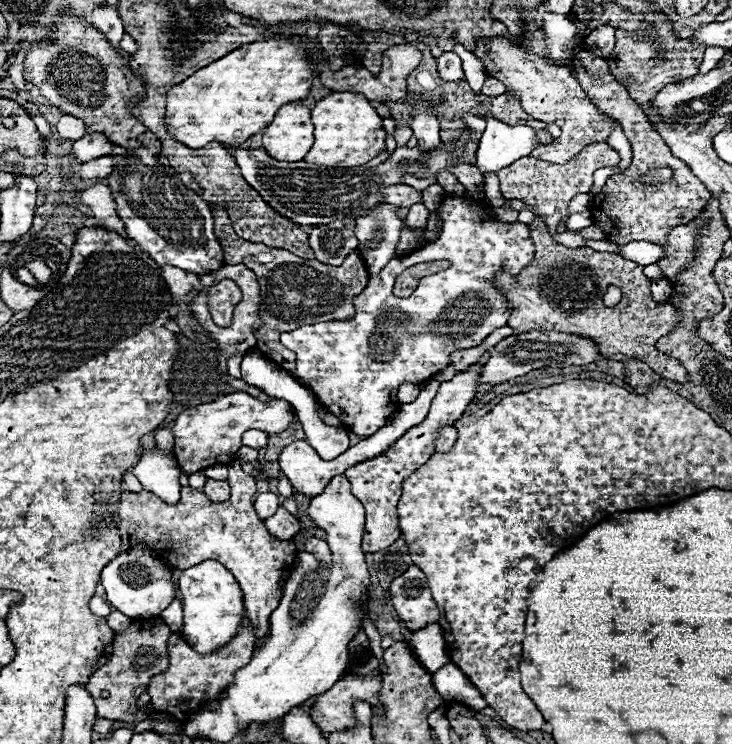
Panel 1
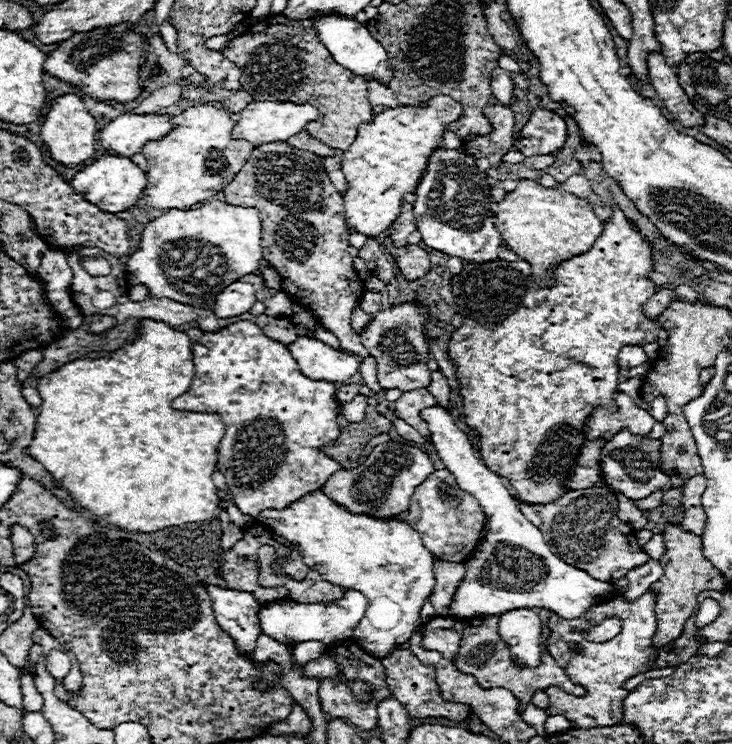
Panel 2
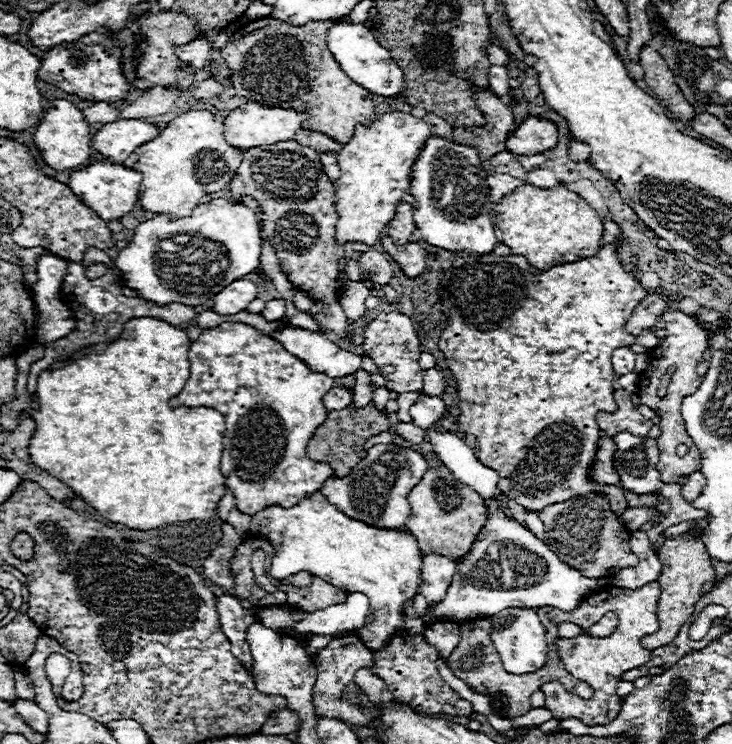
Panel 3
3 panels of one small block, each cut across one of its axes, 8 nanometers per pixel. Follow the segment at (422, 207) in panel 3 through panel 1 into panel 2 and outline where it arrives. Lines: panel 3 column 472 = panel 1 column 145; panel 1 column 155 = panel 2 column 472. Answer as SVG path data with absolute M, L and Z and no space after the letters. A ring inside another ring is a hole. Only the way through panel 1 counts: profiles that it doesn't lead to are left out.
M436 148L432 158L428 158L428 166L414 194L418 196L412 204L416 210L416 226L426 246L472 262L490 262L498 258L498 248L504 242L494 226L492 208L496 208L496 202L490 196L488 178L478 170L472 154L464 148Z

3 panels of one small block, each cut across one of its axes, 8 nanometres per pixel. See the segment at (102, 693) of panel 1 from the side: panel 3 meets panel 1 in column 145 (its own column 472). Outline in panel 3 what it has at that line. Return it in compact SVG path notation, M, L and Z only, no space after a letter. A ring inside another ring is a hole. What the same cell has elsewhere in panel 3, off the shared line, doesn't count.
M472 618L472 620L464 620L460 622L460 644L456 646L456 650L452 650L450 658L448 658L448 664L450 664L450 670L456 678L464 680L466 686L472 690L472 692L478 692L478 694L486 694L490 700L492 696L496 694L504 694L508 698L508 706L502 708L500 702L490 702L492 710L494 712L506 712L508 718L516 718L516 716L524 716L528 710L532 710L530 706L530 696L532 692L540 690L542 684L546 682L552 682L552 680L558 680L566 686L566 690L570 690L572 694L580 696L580 698L592 698L594 696L594 690L592 686L588 686L586 682L574 678L572 674L568 674L568 670L564 668L562 660L560 660L560 654L558 652L550 652L550 658L546 662L544 668L532 672L532 674L508 674L500 662L500 656L494 648L494 644L490 642L490 630L492 630L492 624L490 624L490 618Z

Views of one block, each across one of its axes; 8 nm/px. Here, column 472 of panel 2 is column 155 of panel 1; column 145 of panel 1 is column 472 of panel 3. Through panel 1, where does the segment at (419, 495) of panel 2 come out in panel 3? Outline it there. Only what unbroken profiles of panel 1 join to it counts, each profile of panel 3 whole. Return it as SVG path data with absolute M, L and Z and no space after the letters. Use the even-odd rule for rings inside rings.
M444 464L430 468L424 474L424 478L410 490L408 504L412 512L406 520L406 530L416 538L420 550L438 552L452 560L458 560L472 548L488 518L480 496L472 488L458 482Z

